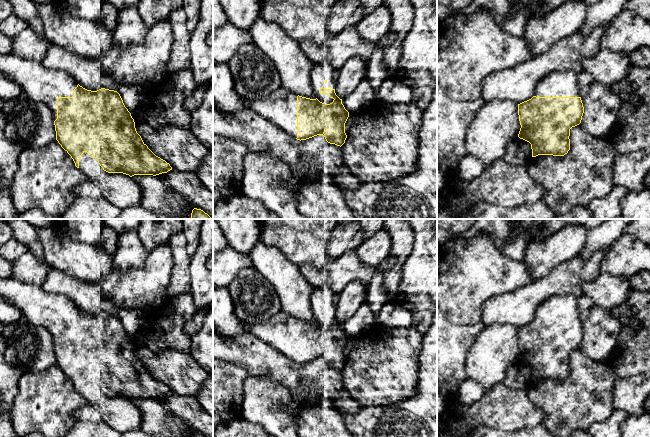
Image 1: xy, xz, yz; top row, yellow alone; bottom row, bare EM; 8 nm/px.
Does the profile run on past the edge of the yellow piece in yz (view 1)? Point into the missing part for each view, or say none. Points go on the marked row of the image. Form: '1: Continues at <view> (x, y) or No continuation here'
1: Continues at yz (561, 83)

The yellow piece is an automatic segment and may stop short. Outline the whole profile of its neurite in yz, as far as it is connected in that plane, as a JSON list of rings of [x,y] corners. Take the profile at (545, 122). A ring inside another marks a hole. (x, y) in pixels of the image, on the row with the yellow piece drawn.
[[[570,71],[552,72],[537,83],[531,99],[518,104],[521,125],[518,137],[531,144],[532,157],[564,156],[570,150],[570,129],[581,123],[583,113],[578,74]]]

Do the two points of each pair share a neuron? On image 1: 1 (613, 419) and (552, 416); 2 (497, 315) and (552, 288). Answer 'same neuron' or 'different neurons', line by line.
1: different neurons
2: same neuron

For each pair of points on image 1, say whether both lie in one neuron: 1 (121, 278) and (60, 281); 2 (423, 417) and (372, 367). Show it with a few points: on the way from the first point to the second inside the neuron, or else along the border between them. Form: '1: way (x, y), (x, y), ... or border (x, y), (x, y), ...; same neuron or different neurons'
1: way (106, 289), (75, 289); same neuron
2: border (418, 378), (414, 395), (383, 407); different neurons

